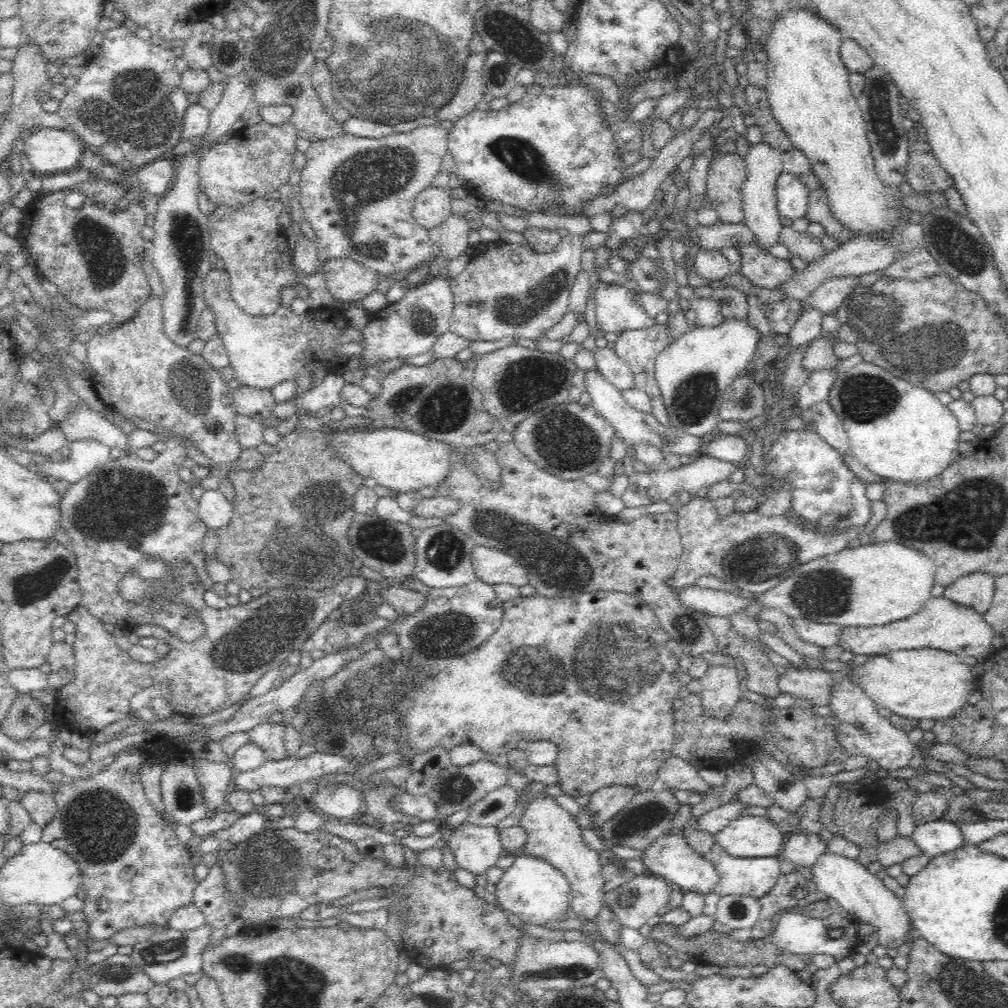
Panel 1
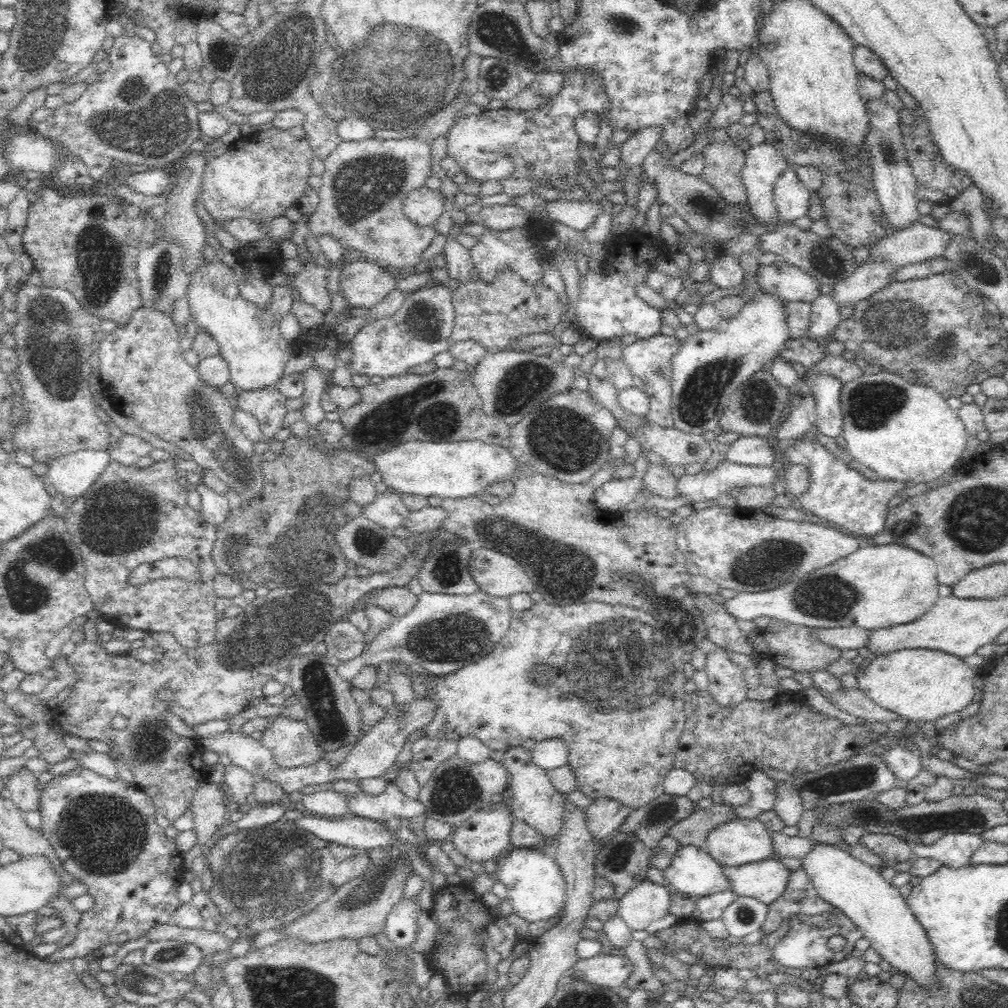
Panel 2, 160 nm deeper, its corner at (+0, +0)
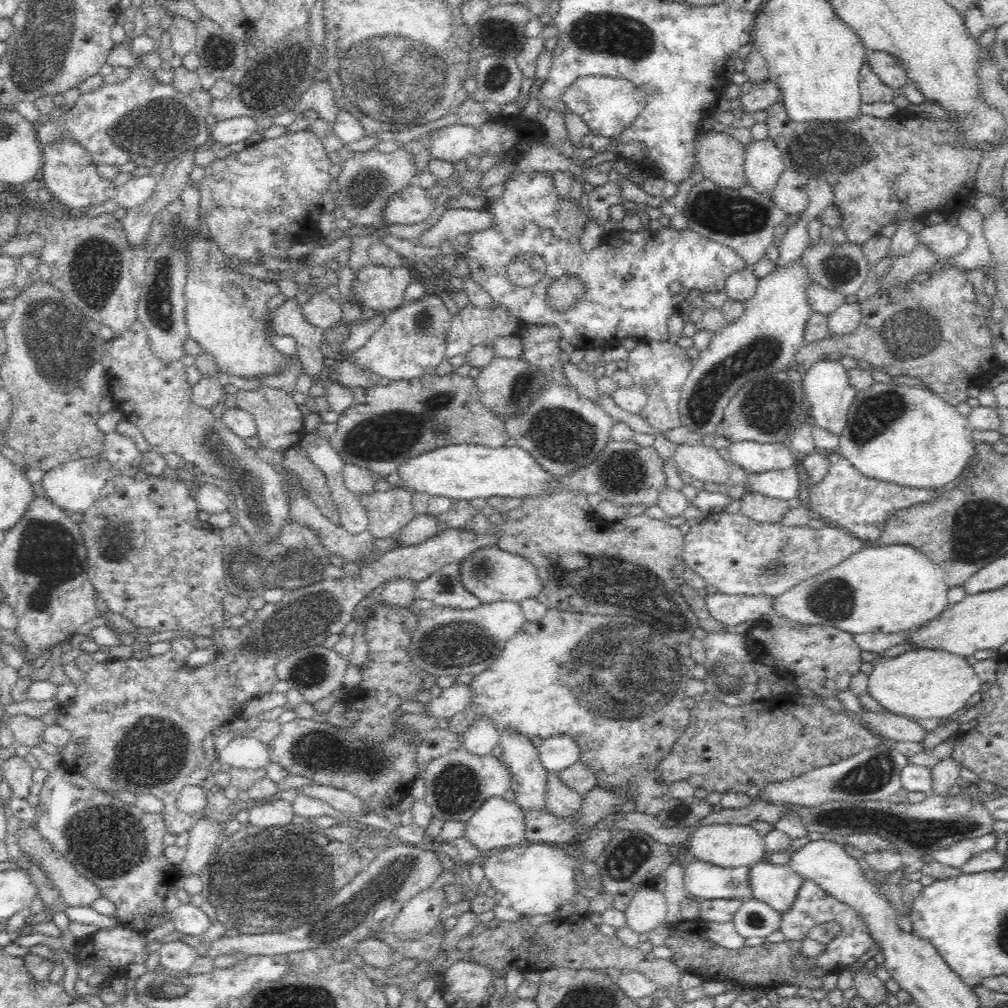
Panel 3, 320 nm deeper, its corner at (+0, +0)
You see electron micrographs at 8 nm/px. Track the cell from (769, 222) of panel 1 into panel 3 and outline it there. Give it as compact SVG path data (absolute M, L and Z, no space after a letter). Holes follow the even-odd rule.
M768 138L753 140L744 146L742 162L747 184L758 193L773 191L779 176L785 171L782 151Z

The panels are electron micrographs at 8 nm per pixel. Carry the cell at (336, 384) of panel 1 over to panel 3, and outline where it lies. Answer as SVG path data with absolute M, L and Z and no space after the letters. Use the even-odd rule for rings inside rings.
M425 295L419 301L408 301L406 304L394 309L387 316L385 323L377 328L369 341L353 352L353 360L362 368L369 368L372 372L391 381L413 380L423 375L432 375L439 364L444 361L447 334L449 333L452 315L442 299L437 295Z

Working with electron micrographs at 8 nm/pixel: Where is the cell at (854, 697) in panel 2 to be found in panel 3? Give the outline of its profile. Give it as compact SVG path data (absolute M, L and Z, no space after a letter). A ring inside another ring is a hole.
M864 708L862 718L867 727L879 736L896 742L923 743L928 733L918 723L893 713L875 714Z

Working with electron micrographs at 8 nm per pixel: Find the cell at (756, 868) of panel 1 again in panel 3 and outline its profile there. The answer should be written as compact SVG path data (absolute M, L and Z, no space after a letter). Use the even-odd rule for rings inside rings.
M764 861L758 862L750 872L754 899L768 904L780 914L786 914L794 908L804 881L806 880L793 872L787 864L775 866Z

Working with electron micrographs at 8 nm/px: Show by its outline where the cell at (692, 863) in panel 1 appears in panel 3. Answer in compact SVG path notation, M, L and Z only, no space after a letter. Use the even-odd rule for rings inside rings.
M695 860L686 866L684 885L689 897L699 900L736 900L741 903L754 900L750 887L753 866L720 868Z

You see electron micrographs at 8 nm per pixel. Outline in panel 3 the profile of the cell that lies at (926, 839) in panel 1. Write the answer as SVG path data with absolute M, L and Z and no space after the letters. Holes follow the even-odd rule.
M996 833L985 834L973 839L964 839L948 848L934 852L939 864L960 869L972 856L978 853L996 851L998 839Z

